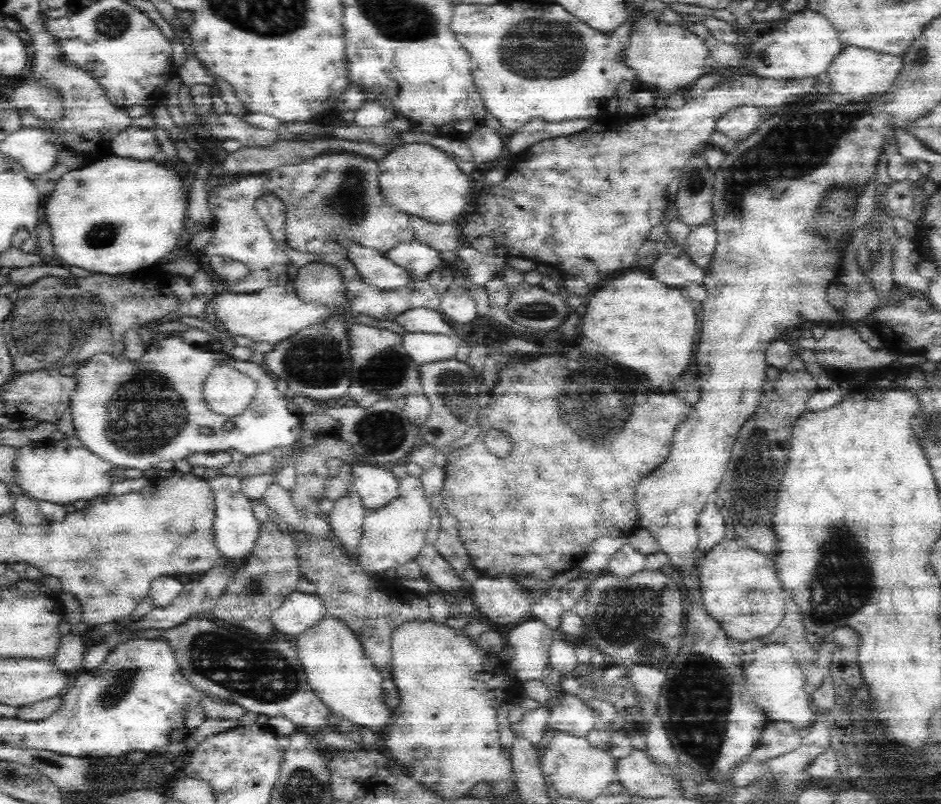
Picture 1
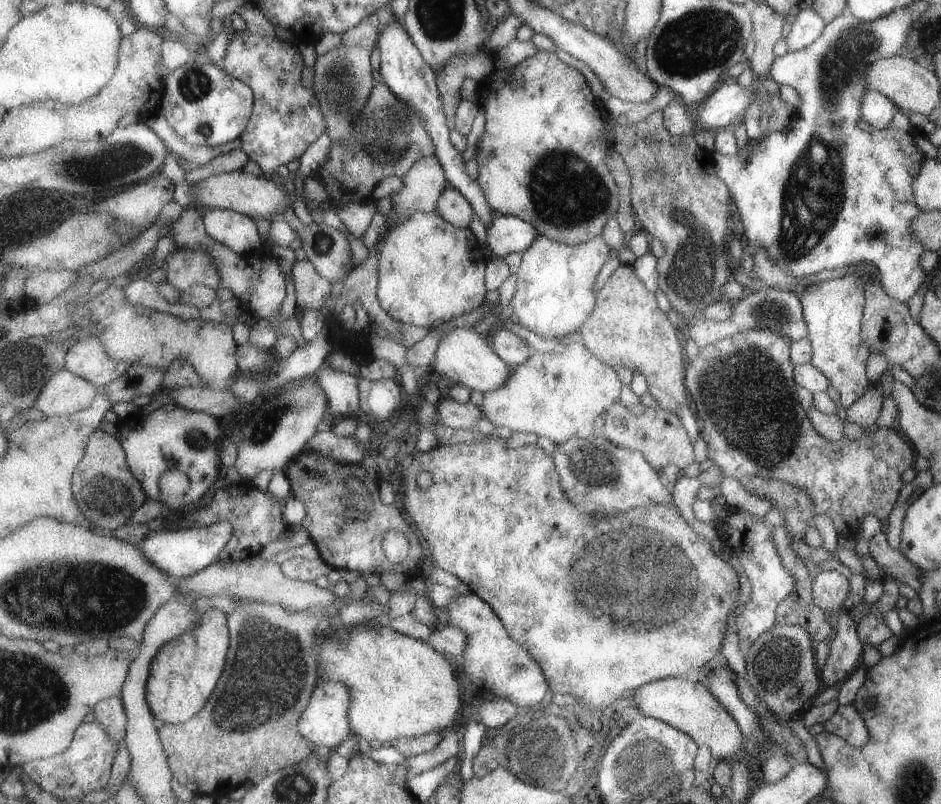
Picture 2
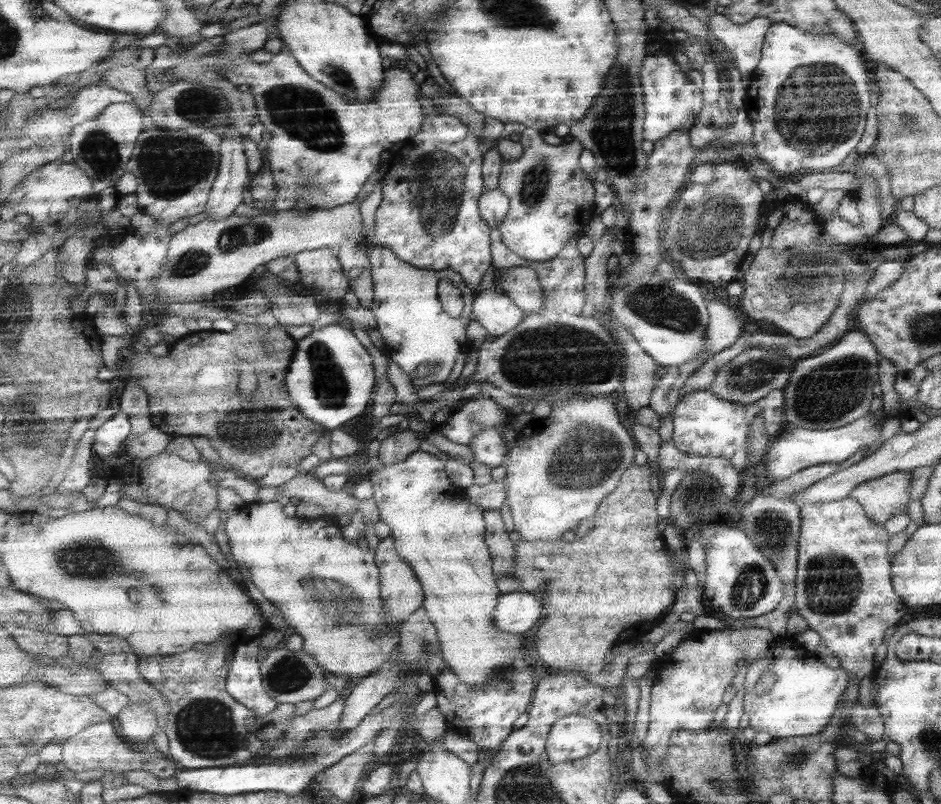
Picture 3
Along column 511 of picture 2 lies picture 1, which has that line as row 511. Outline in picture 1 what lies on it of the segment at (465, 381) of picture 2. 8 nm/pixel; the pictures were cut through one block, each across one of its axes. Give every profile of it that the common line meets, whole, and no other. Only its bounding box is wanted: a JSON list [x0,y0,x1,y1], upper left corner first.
[354,462,400,512]

